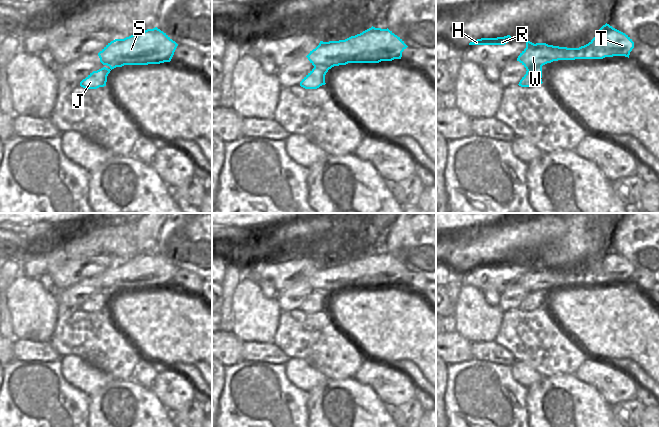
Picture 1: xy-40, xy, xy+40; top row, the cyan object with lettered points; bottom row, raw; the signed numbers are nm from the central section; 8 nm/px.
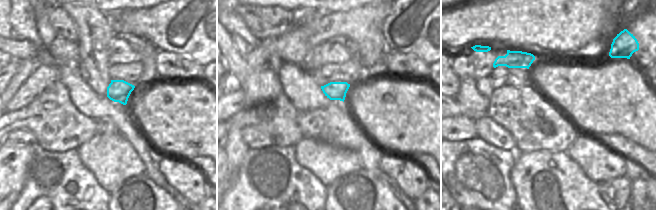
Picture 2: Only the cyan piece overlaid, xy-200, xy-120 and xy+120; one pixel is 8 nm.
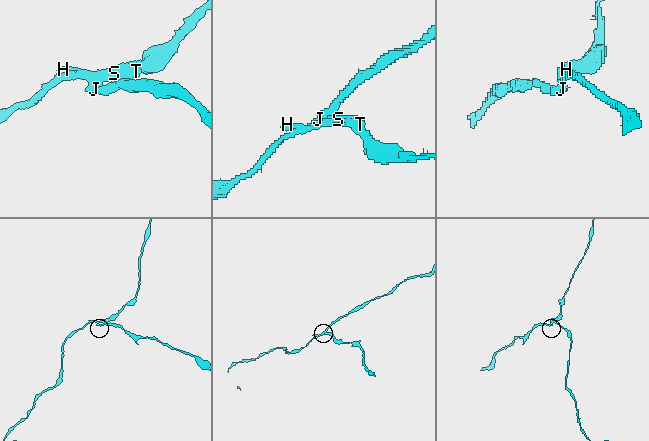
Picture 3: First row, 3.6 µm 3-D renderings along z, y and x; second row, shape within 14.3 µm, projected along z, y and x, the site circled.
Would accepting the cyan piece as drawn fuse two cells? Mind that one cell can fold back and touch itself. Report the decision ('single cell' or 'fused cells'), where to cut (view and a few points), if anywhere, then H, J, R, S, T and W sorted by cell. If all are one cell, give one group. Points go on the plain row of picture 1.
fused cells | xy+40 (541, 290), (535, 290), (527, 294) | H R S T W / J

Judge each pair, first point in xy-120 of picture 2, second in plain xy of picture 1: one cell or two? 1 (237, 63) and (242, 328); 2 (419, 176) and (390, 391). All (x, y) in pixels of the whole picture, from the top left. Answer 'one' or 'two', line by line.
1: one
2: one

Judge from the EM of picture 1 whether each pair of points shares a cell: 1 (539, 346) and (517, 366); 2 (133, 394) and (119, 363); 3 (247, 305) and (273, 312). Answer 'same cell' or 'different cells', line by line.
1: different cells
2: different cells
3: same cell

